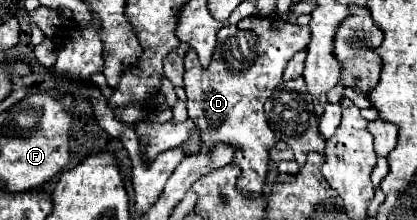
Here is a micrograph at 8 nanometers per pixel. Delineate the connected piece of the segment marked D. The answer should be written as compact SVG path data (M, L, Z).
M245 17L235 25L225 25L219 29L217 33L217 47L215 47L215 55L213 61L207 69L201 67L197 55L193 51L187 53L185 57L185 93L187 93L187 111L191 121L195 123L195 127L199 129L199 143L201 149L209 151L219 143L231 145L235 149L235 157L233 157L233 165L237 165L241 169L239 177L237 177L237 189L243 195L249 197L263 197L263 187L269 175L269 151L275 149L277 139L271 131L271 127L267 125L265 113L263 113L263 105L269 99L271 91L281 83L283 71L287 61L299 53L305 51L307 45L311 41L311 31L309 27L301 27L301 25L291 25L289 21L281 21L279 17Z

